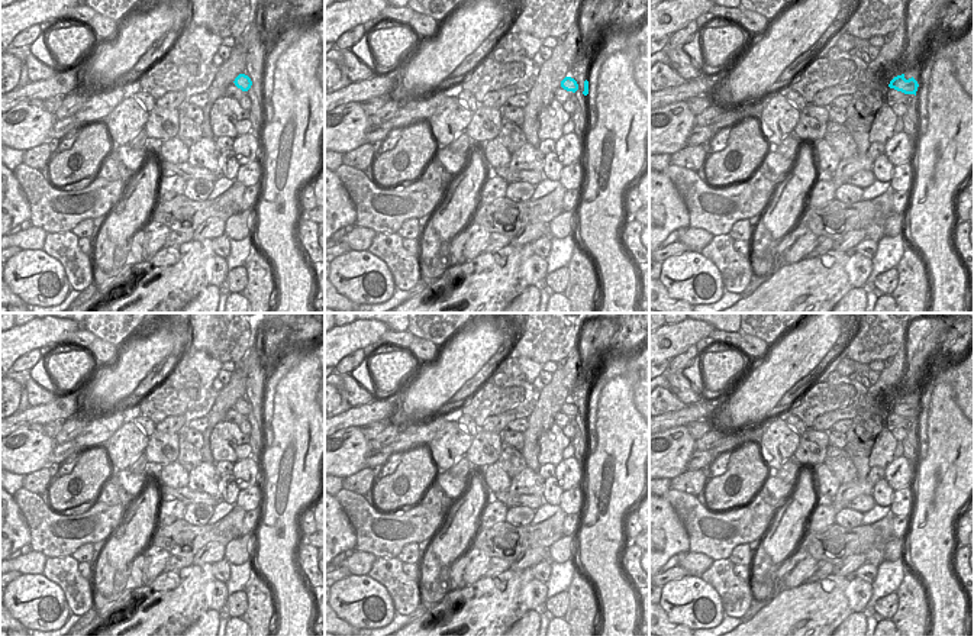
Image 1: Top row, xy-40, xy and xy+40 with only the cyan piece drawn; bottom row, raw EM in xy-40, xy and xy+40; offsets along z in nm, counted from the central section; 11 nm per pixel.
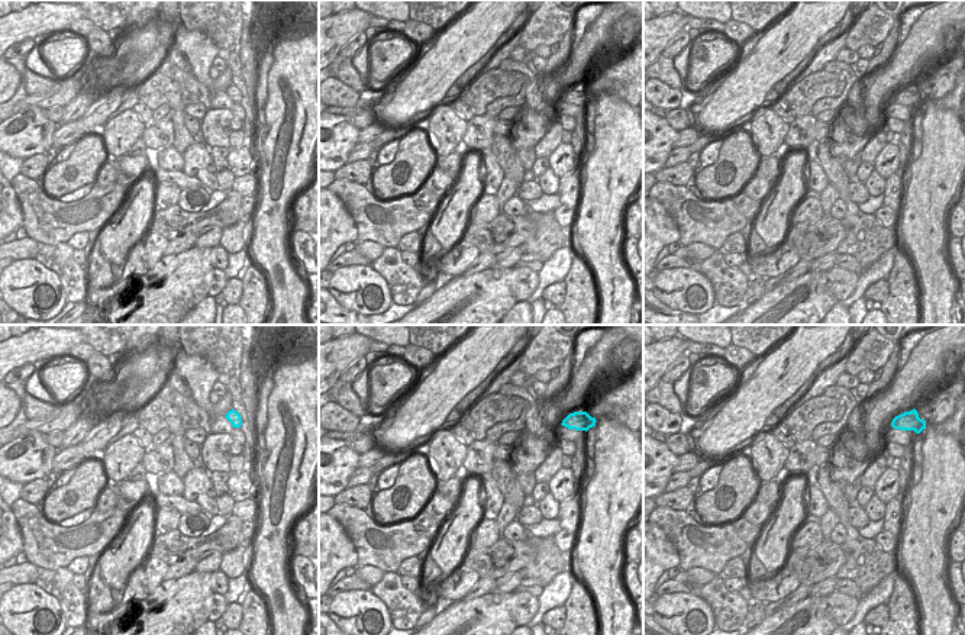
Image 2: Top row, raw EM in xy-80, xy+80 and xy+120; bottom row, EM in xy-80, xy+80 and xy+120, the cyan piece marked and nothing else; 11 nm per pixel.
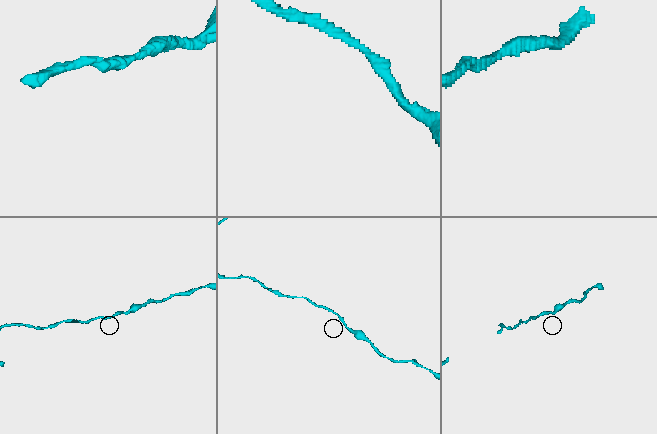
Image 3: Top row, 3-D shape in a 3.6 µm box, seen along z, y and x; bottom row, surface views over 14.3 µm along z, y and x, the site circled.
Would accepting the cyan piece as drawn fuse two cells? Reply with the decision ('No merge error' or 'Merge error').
No merge error

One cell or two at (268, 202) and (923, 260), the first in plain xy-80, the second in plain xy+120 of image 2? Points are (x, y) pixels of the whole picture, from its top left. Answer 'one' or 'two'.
one

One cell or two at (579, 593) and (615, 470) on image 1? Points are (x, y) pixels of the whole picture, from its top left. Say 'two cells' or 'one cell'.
two cells

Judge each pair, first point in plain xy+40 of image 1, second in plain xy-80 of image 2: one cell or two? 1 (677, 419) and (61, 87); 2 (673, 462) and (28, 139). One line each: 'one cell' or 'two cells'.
1: one cell
2: one cell

